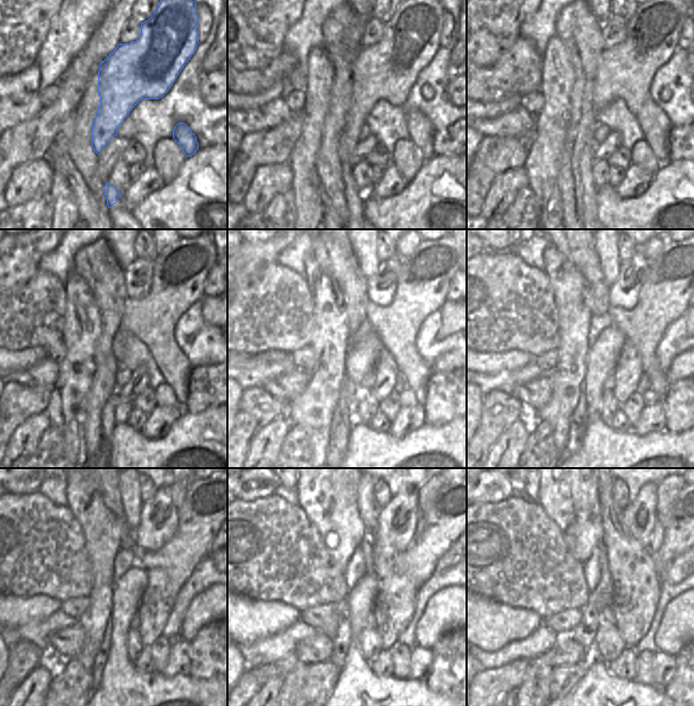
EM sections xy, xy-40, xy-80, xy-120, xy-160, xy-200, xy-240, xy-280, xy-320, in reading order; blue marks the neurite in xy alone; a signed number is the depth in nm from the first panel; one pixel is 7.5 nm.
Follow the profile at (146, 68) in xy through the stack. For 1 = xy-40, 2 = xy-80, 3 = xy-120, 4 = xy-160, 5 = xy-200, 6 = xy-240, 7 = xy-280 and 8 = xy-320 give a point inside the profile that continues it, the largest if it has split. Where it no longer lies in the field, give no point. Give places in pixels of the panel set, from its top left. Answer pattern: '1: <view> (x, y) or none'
1: xy-40 (388, 69)
2: xy-80 (626, 71)
3: xy-120 (179, 271)
4: xy-160 (422, 288)
5: xy-200 (665, 294)
6: xy-240 (205, 507)
7: xy-280 (444, 519)
8: xy-320 (683, 530)

